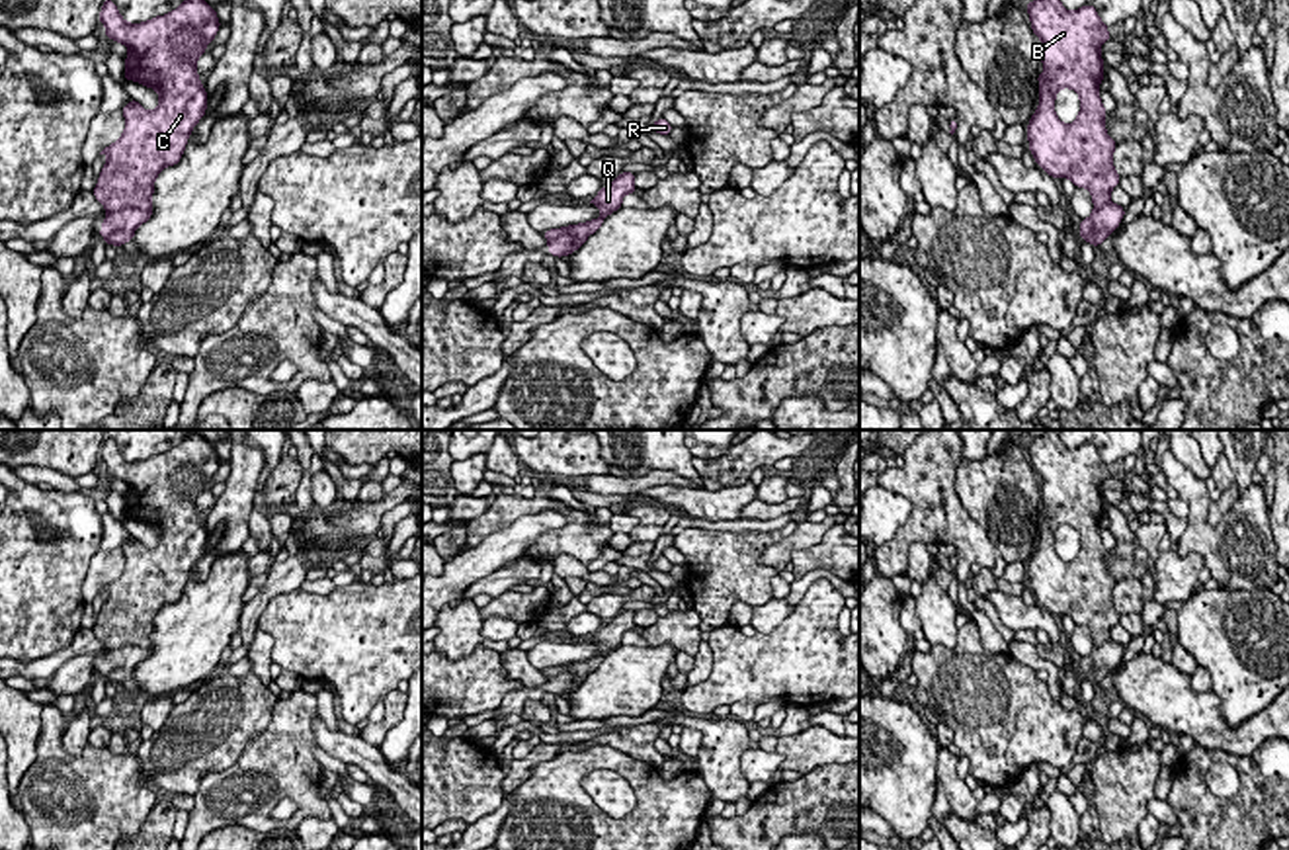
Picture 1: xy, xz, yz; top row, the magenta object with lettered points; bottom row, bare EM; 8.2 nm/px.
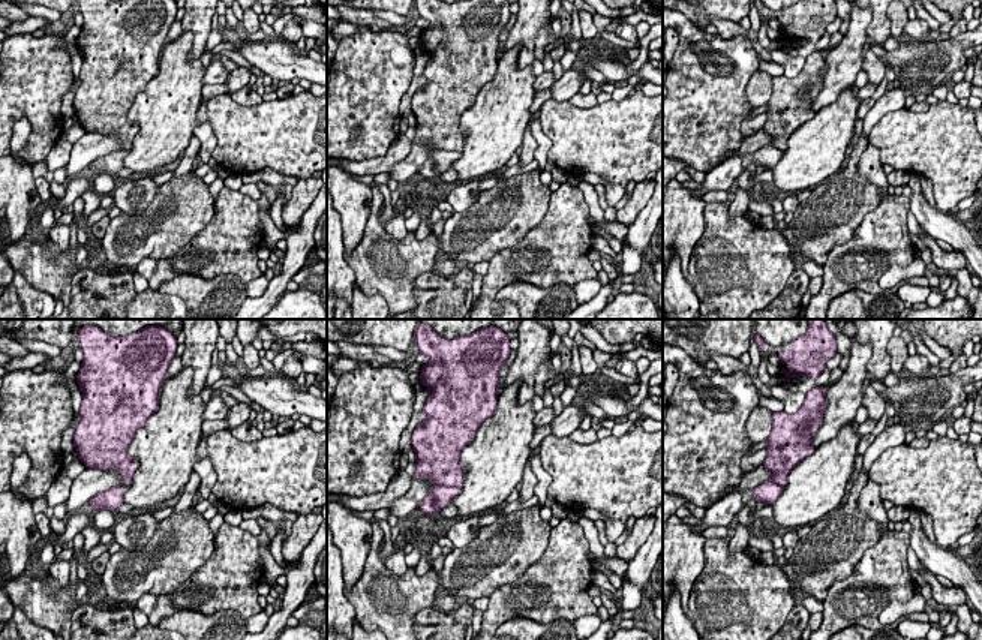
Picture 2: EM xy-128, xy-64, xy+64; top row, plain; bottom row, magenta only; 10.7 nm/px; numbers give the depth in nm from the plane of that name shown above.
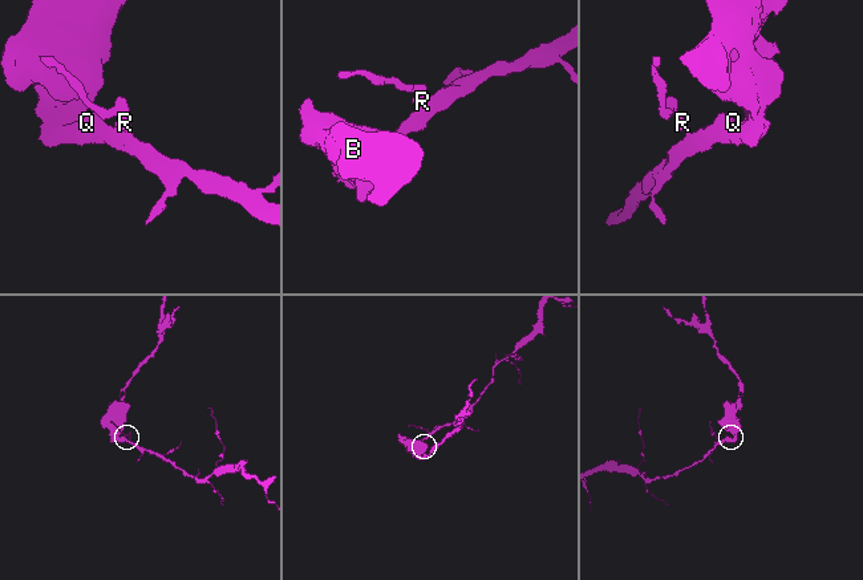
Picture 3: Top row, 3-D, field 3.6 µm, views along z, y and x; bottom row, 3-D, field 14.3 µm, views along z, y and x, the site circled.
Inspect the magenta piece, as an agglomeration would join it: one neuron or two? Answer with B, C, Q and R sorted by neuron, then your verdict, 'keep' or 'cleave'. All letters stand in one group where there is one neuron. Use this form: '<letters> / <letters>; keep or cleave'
B C / Q R; cleave

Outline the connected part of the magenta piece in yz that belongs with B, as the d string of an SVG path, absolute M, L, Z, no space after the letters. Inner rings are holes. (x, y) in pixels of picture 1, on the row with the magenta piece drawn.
M1060 0L1025 4L1033 33L1041 39L1043 74L1037 74L1041 102L1025 137L1039 166L1053 178L1070 178L1092 193L1094 209L1111 203L1109 193L1121 176L1113 168L1117 143L1105 133L1107 111L1098 94L1103 80L1100 47L1109 39L1107 25L1094 6L1068 12ZM1060 88L1080 96L1080 113L1066 125L1055 113Z

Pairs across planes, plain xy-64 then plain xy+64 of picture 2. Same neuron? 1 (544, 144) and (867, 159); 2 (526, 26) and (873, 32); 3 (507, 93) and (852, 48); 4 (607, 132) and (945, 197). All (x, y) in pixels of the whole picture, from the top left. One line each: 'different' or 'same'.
1: same
2: different
3: different
4: same

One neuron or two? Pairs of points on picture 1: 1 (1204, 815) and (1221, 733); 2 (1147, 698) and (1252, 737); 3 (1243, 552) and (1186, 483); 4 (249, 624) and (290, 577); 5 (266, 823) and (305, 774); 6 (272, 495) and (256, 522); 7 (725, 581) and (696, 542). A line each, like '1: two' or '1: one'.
1: two
2: one
3: one
4: one
5: one
6: one
7: one

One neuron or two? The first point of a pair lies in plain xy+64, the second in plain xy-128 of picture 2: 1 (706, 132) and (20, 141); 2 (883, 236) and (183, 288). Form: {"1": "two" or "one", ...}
{"1": "two", "2": "two"}

